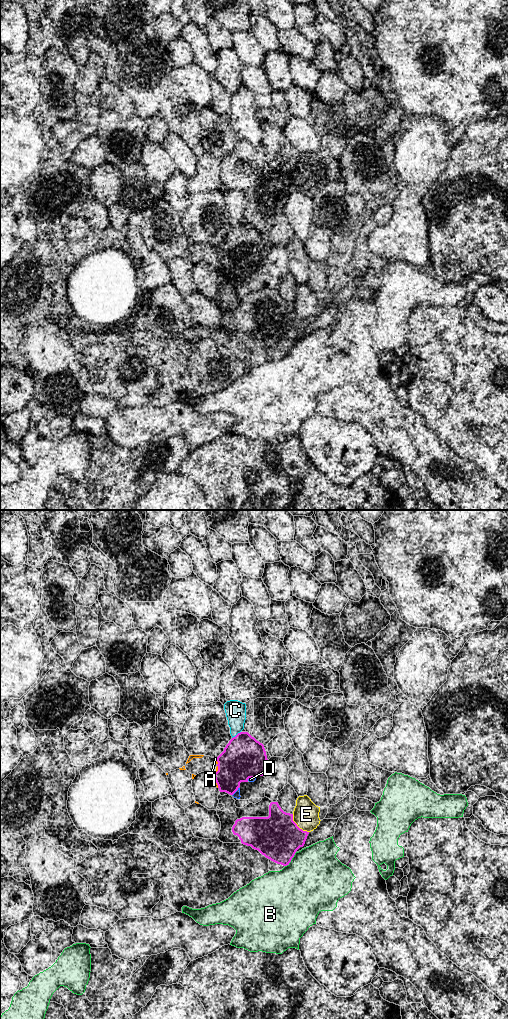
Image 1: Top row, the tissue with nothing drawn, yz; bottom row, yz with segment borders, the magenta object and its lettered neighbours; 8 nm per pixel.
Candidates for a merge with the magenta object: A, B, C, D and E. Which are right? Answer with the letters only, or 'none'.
D

